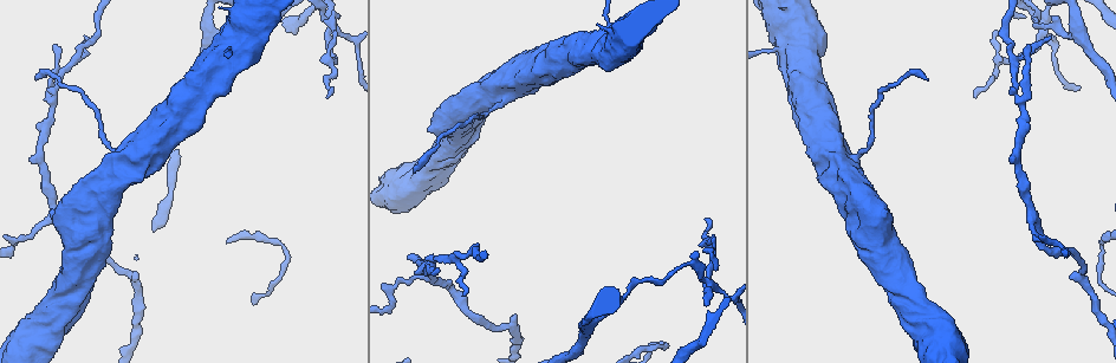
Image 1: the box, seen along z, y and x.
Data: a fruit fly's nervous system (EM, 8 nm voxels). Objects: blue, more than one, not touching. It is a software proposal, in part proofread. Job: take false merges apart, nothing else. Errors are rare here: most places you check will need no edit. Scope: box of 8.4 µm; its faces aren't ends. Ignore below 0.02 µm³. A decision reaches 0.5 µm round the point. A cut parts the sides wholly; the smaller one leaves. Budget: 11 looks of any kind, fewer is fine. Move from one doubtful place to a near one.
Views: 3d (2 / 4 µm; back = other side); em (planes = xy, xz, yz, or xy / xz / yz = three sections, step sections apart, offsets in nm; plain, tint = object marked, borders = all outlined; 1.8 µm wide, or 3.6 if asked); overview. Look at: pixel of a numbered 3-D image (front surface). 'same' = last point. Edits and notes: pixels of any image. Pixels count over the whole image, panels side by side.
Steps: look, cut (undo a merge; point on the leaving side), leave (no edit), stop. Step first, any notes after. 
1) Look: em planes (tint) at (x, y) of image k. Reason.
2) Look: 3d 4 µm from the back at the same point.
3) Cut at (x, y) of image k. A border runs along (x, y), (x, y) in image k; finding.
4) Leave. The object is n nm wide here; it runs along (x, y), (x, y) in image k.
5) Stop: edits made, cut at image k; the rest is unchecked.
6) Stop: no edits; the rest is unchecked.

Look: 3d 4 µm at (867, 238) of image 1. Closes a loop.

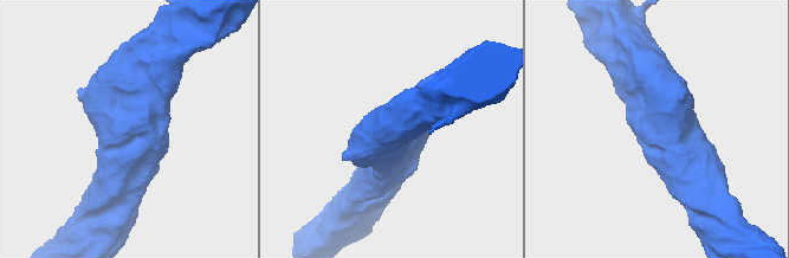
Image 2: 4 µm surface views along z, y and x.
Look: em 3.6 µm planes (tint) at (656, 128) of image 2. Need the tissue.

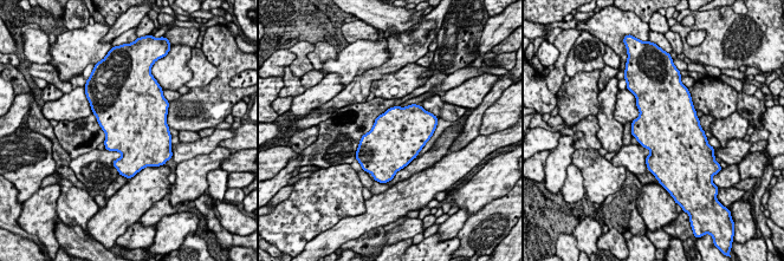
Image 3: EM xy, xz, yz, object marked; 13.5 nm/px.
Leave. One cell here.

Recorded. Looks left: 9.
Look: 3d 4 µm at (396, 279) of image 1. Abrupt turn.

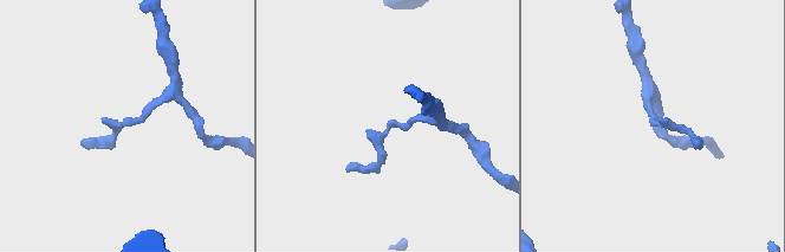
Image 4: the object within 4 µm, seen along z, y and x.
Look: em planes (tint) at (123, 124) of image 4. Shape alone is not enough.

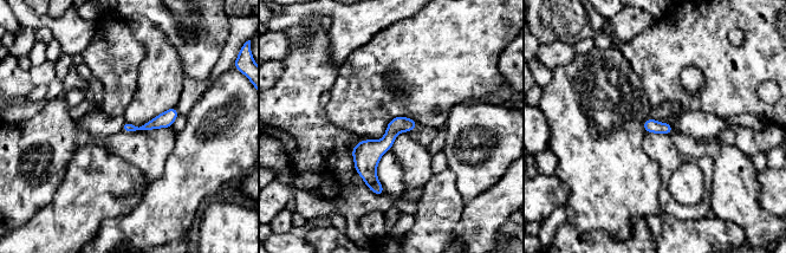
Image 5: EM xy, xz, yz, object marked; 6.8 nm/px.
Leave. The object is 70 nm wide here; all the same cell.

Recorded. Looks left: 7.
Look: 3d 4 µm at (584, 319) of image 1. Thin neck.

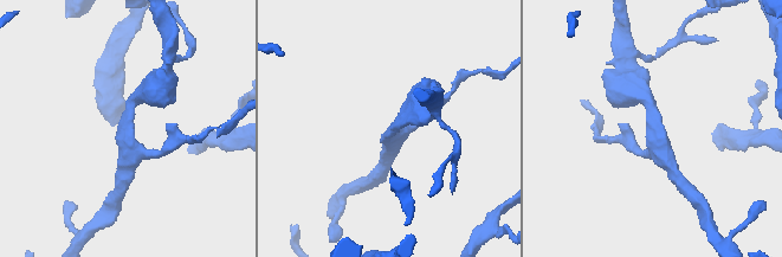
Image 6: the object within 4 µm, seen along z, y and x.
Look: em planes (tint) at (656, 142) of image 6. 3 arms meet here.

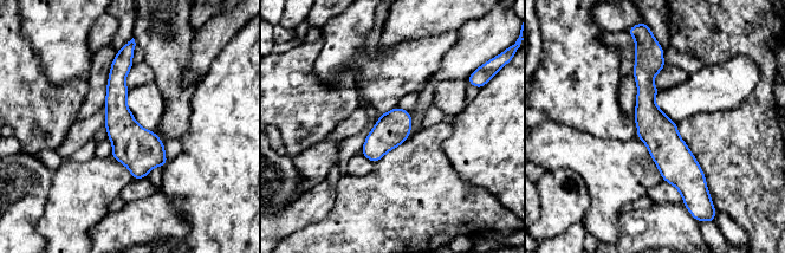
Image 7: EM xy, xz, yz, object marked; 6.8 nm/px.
Leave. The object is 240 nm wide here; it runs along (651, 58), (646, 110), (685, 194) in image 7; continuous, no second cell.

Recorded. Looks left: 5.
Look: 3d 4 µm at (713, 284) of image 1. Arms part here.

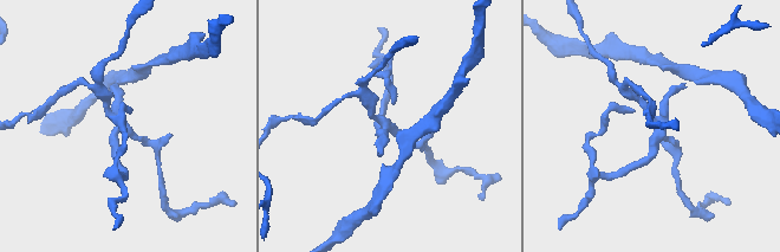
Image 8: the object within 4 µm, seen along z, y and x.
Look: em yz step 16 (tint) at (381, 127) of image 8.

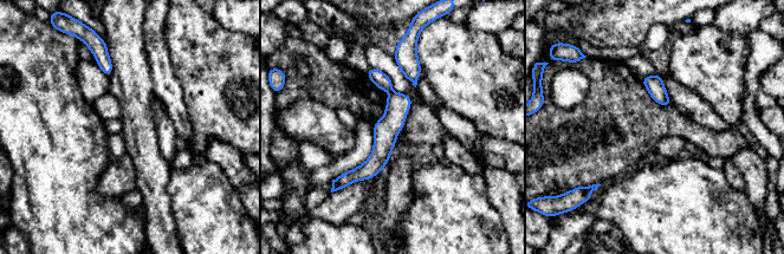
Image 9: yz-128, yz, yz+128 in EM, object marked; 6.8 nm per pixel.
Look: em planes (tint) at the same point.

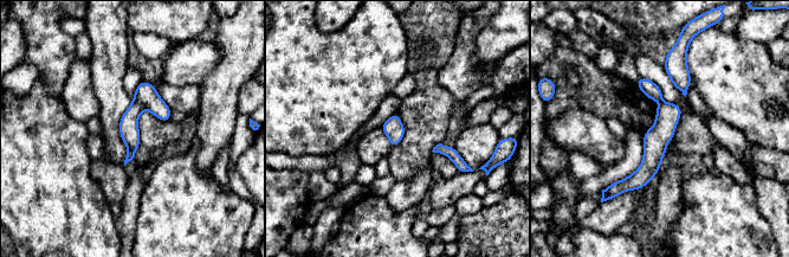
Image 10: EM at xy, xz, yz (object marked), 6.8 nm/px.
Cut at (129, 130) of image 10. A second cell is stuck on.

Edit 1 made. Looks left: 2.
Stop: edits made, cut at image 10; the rest is unchecked.

